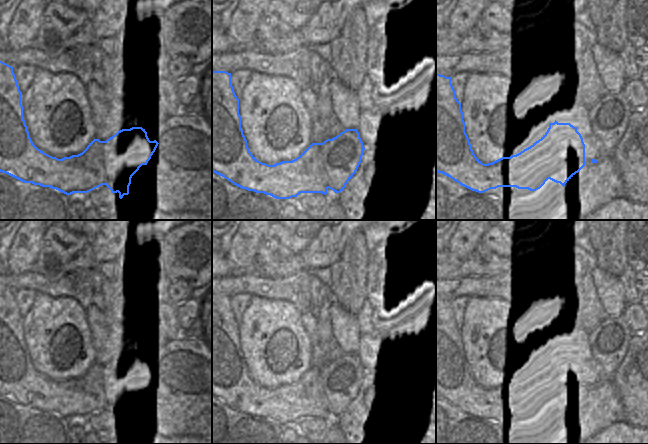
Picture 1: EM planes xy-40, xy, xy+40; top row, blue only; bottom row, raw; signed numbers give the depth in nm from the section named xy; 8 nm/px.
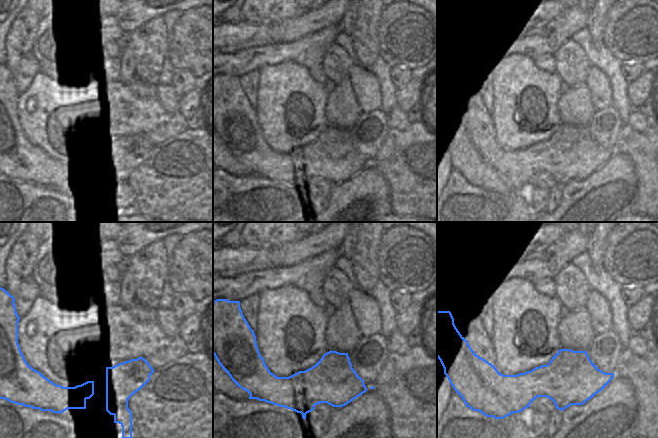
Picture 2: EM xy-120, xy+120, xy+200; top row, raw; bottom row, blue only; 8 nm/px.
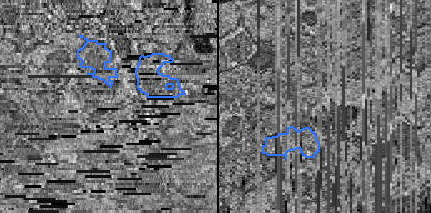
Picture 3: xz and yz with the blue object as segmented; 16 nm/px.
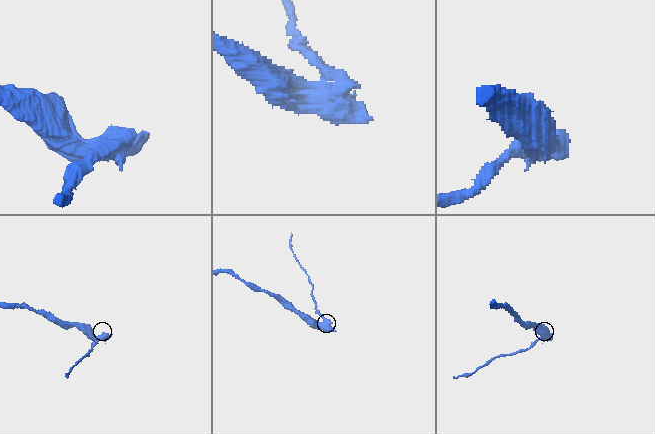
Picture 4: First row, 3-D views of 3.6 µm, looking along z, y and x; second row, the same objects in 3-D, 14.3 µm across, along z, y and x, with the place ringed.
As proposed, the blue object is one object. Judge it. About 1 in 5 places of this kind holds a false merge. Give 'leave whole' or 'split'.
split

